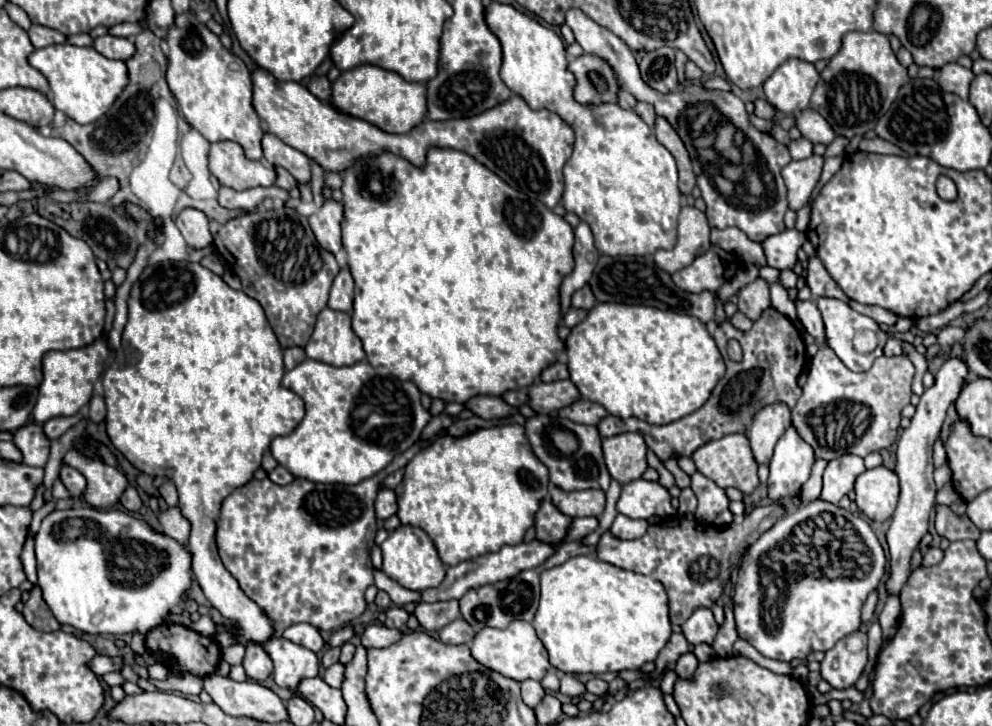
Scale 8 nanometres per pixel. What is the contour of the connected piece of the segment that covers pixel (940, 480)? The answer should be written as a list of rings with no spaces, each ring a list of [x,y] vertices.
[[[948,461],[940,467],[940,469],[936,469],[934,471],[934,481],[936,481],[936,487],[940,489],[946,481],[950,481],[952,479],[952,469],[950,469],[950,465],[948,465]]]

